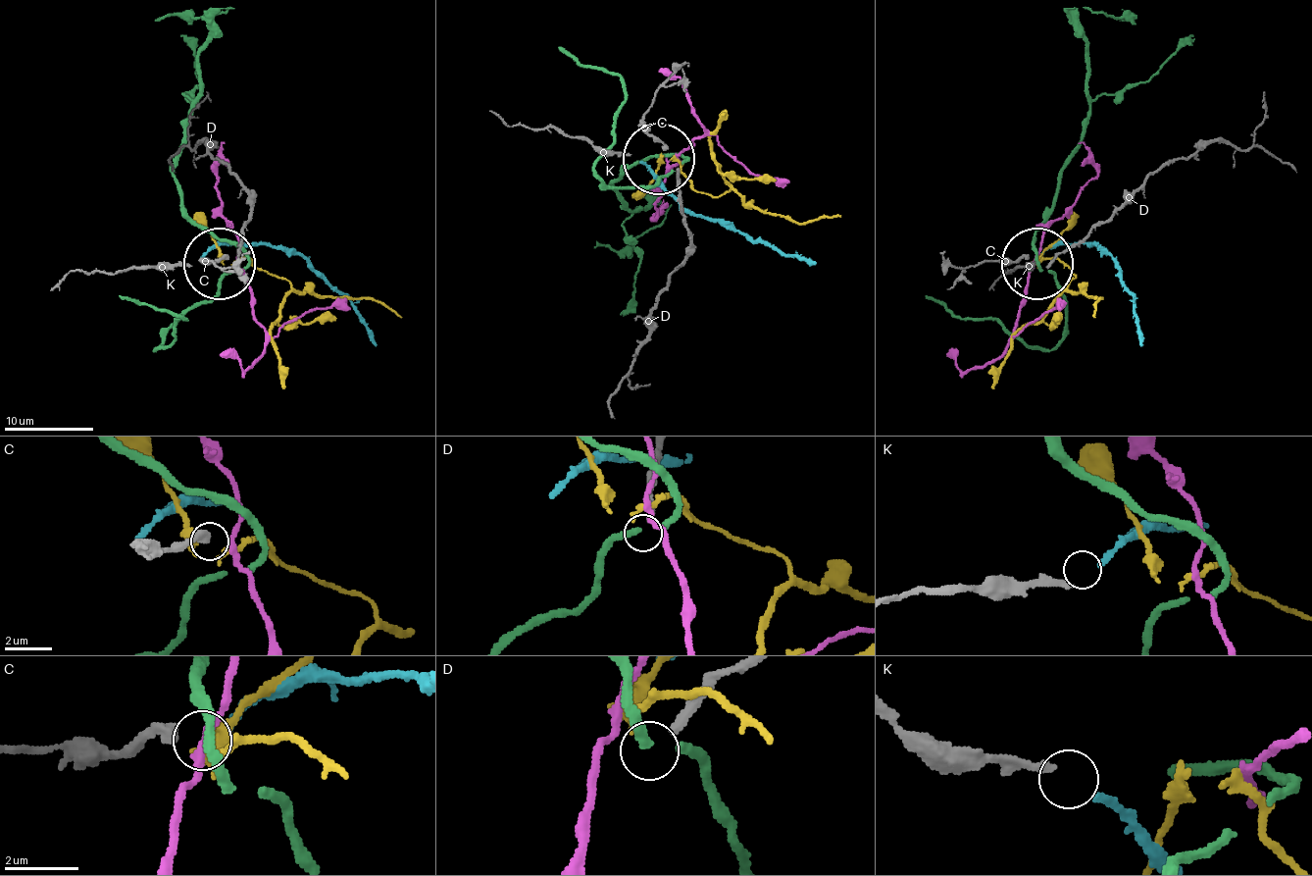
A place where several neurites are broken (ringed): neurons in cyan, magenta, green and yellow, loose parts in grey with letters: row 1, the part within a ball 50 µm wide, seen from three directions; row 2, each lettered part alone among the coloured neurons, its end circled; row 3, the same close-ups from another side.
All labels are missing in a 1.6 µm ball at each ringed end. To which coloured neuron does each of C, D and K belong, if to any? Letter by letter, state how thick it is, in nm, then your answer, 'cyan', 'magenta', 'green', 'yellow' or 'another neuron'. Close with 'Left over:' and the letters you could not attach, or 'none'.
C: 360 nm | magenta
D: 280 nm | another neuron
K: 240 nm | cyan
Left over: D

